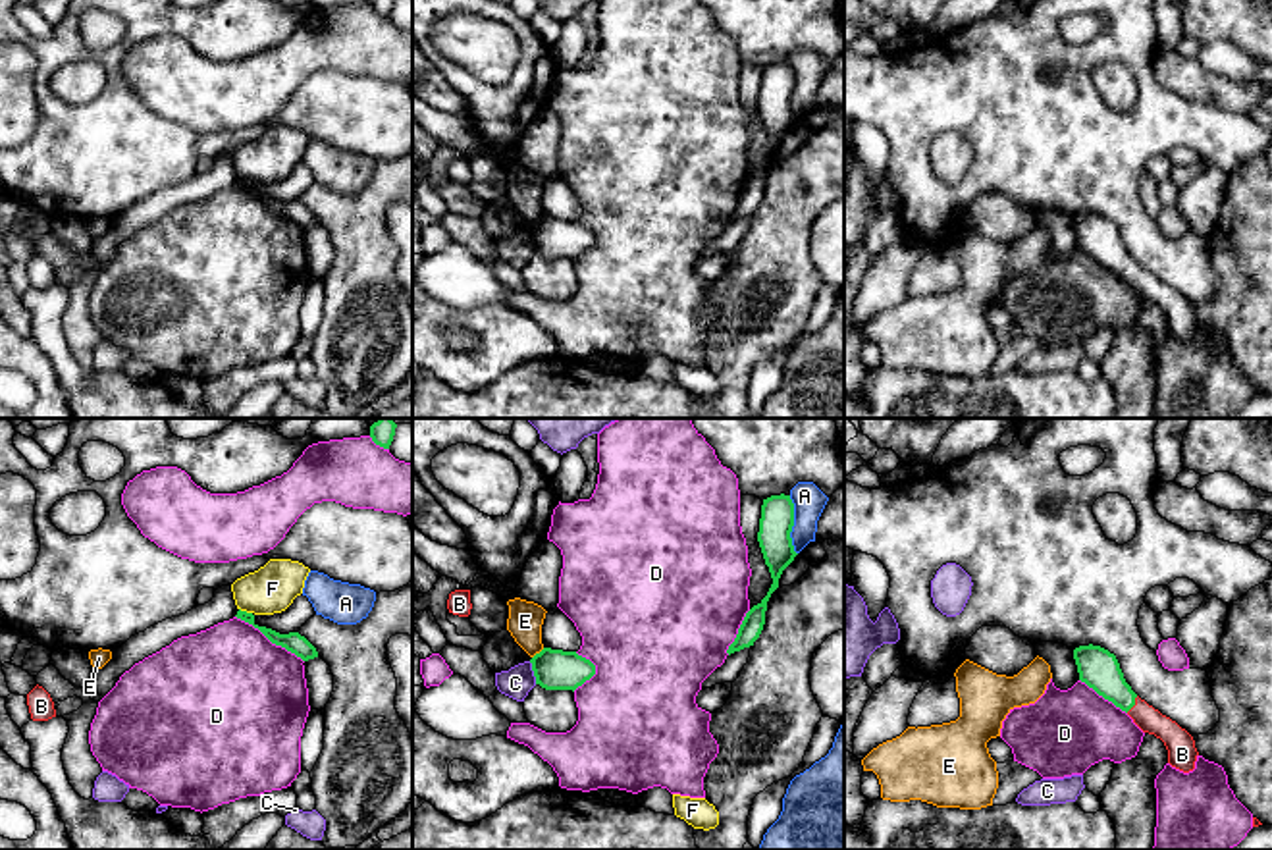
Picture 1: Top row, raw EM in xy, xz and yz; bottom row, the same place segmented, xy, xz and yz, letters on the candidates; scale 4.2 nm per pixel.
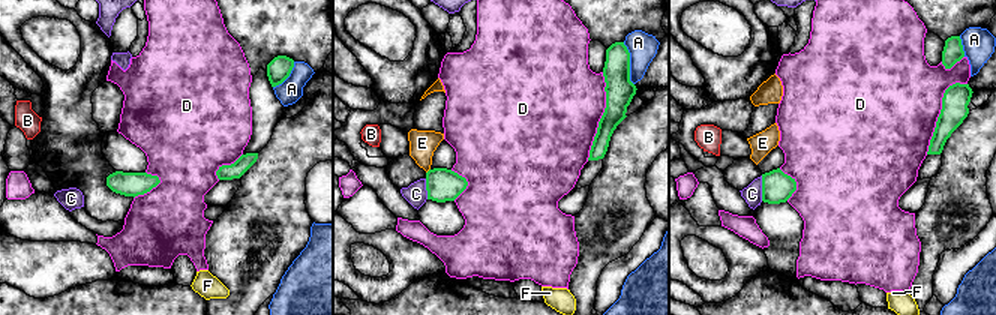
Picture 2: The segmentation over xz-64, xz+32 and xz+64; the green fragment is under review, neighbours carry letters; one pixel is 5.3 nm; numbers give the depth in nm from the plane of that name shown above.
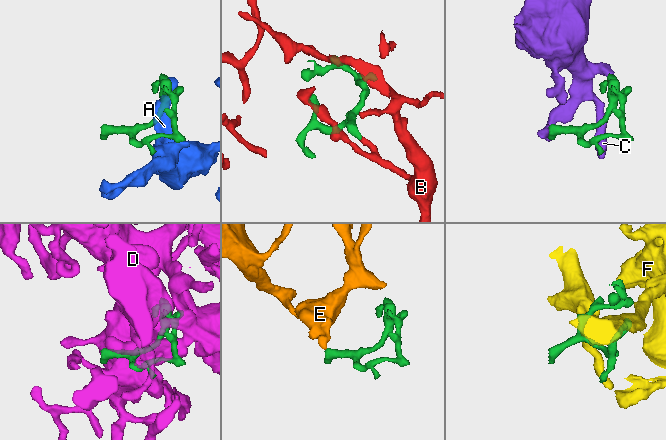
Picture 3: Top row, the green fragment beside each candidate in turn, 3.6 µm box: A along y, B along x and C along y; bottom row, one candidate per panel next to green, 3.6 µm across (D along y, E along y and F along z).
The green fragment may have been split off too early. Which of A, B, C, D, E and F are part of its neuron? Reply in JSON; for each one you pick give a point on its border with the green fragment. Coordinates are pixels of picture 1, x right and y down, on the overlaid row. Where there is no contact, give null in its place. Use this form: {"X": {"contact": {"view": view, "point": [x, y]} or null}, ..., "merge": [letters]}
{"B": {"contact": {"view": "yz", "point": [1134, 704]}}, "merge": ["B"]}

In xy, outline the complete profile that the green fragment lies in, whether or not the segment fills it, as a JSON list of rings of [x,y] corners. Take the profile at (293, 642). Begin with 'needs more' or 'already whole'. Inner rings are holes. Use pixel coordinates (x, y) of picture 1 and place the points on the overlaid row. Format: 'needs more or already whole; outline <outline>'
already whole; outline [[[237,611],[235,615],[237,619],[252,624],[254,628],[258,628],[272,644],[285,648],[287,651],[295,653],[297,657],[301,657],[303,661],[314,659],[318,657],[316,648],[299,632],[289,632],[289,634],[279,634],[272,628],[266,626],[258,626],[254,623],[254,615],[247,613],[247,611]]]

